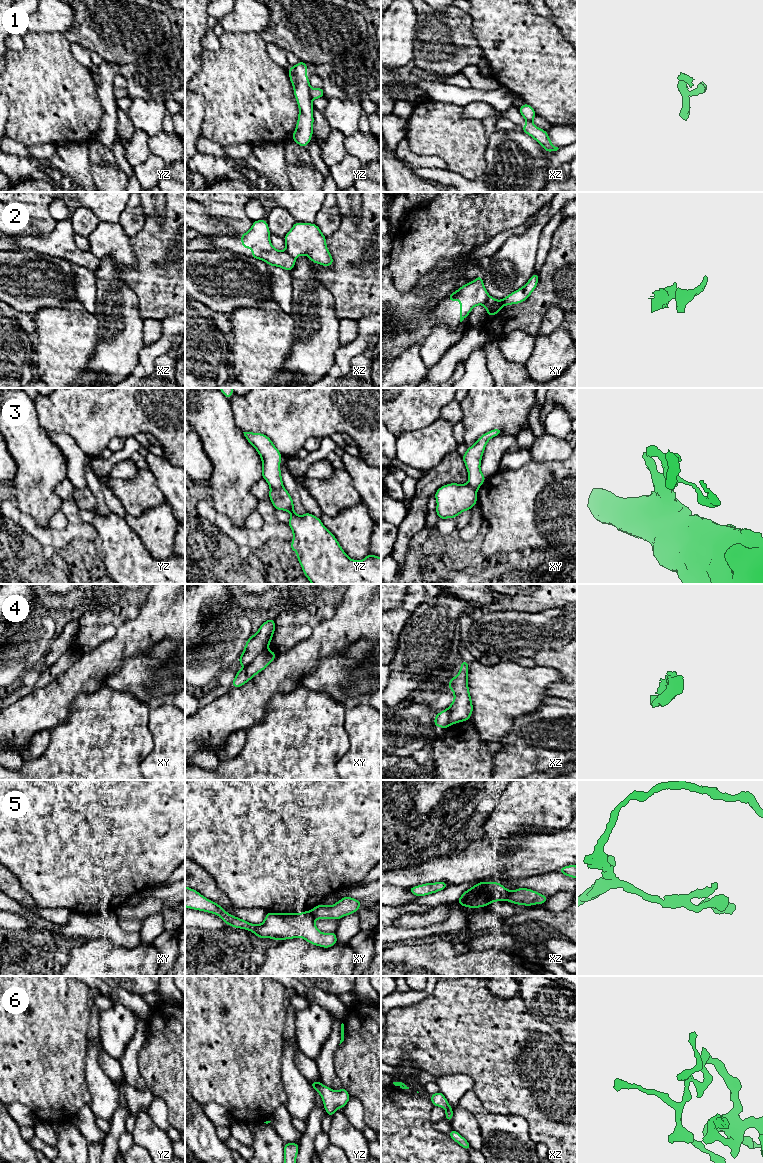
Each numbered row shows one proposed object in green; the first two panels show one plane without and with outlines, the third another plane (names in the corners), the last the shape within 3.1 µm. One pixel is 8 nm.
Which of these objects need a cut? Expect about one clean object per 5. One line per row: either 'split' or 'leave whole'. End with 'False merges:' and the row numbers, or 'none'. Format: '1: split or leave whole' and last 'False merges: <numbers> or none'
1: split
2: split
3: split
4: split
5: split
6: split
False merges: 1, 2, 3, 4, 5, 6

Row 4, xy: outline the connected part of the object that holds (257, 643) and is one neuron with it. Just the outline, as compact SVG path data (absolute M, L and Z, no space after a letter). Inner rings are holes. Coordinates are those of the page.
M275 620L265 621L256 634L252 635L246 642L243 653L238 662L241 665L250 664L261 652L269 646L275 631Z

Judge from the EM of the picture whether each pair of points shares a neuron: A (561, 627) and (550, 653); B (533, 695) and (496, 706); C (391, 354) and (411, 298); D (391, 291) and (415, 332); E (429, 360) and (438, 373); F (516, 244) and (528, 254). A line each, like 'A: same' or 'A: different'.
A: different
B: same
C: same
D: same
E: different
F: same

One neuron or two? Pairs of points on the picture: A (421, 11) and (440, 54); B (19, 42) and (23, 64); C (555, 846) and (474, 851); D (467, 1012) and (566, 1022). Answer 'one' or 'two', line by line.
A: one
B: two
C: one
D: two

